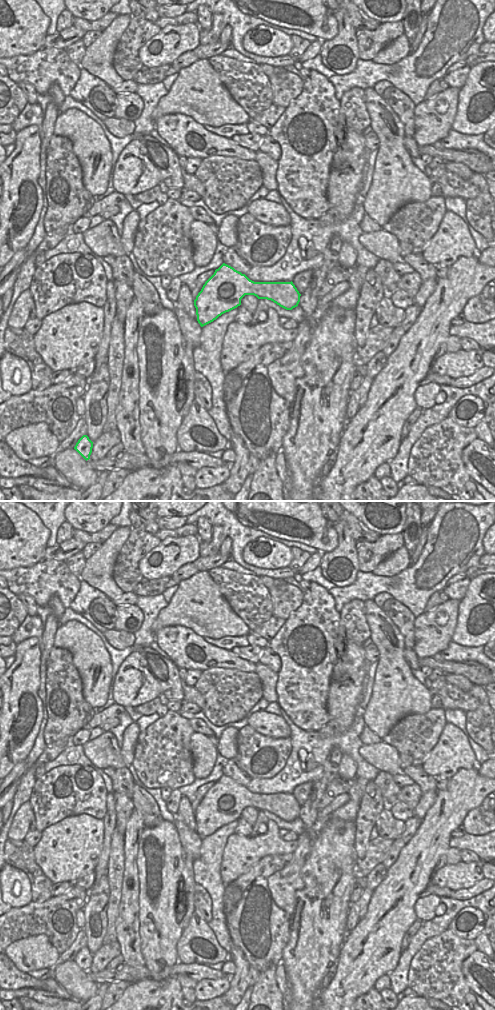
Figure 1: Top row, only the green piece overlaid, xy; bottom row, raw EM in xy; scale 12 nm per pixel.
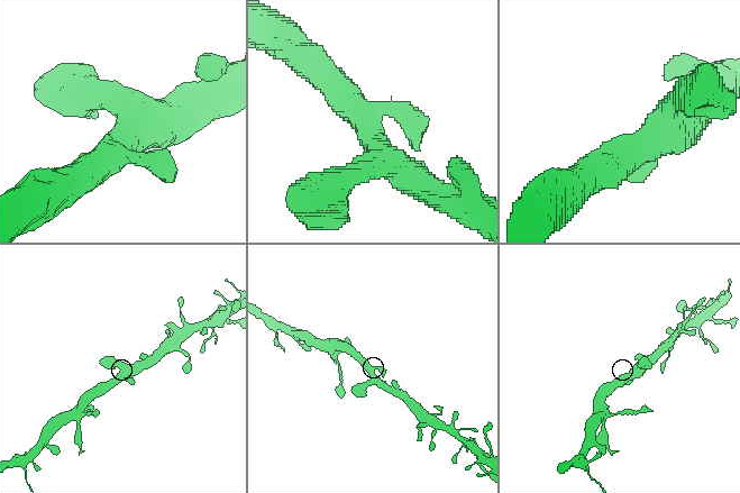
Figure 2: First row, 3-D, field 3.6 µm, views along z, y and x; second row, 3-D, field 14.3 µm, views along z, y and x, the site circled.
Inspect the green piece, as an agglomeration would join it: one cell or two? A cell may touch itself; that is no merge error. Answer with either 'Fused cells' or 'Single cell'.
Single cell

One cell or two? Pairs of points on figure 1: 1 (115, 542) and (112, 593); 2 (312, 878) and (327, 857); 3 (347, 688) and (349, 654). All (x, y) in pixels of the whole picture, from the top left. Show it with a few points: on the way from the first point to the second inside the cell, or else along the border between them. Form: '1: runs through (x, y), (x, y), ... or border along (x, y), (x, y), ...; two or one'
1: runs through (107, 555), (106, 580); one
2: runs through (317, 873), (327, 862); one
3: runs through (355, 681), (352, 677), (352, 663); one

